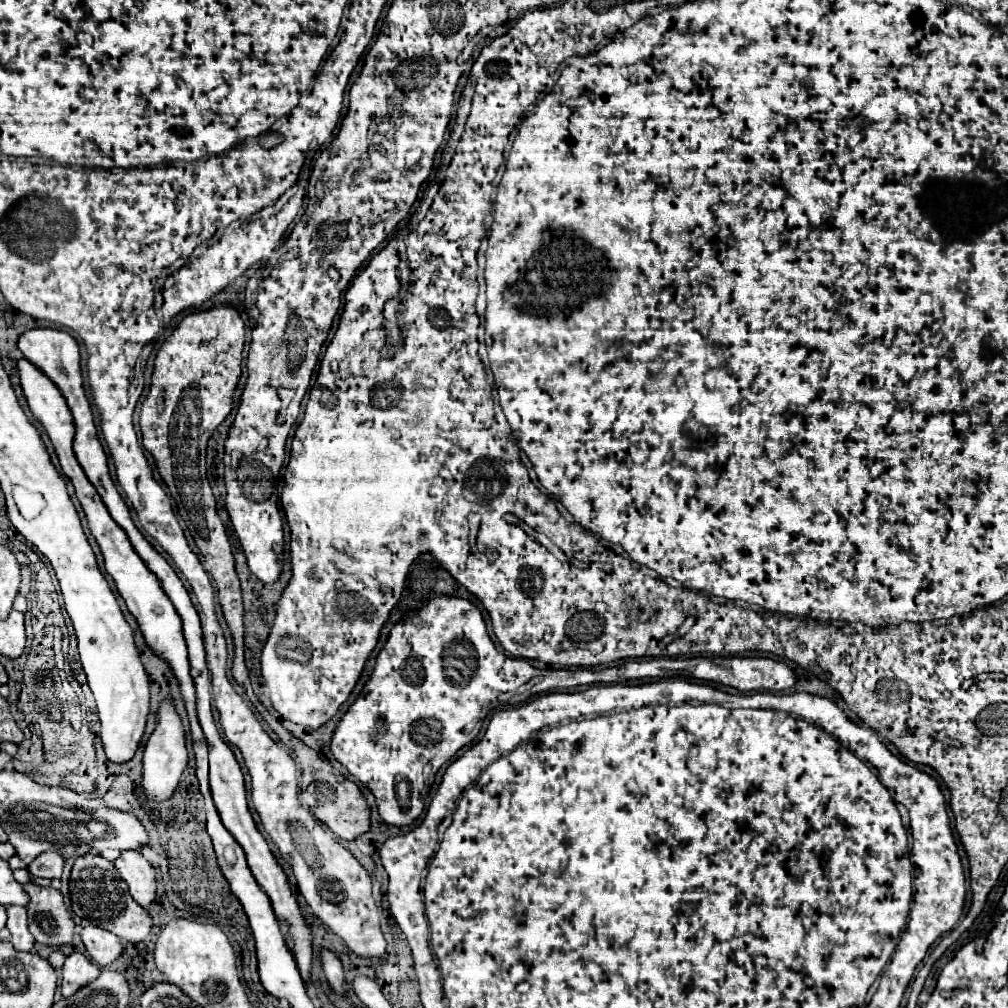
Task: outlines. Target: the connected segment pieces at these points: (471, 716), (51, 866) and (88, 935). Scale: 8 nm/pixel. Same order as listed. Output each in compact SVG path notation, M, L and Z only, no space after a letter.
M439 595L421 611L405 617L393 627L383 651L377 657L371 679L363 687L363 693L339 721L331 739L331 751L335 759L375 795L381 819L393 827L407 827L421 815L425 807L423 799L429 793L441 765L455 757L461 747L471 745L477 739L485 717L485 703L519 703L537 693L601 682L618 683L618 668L549 671L535 669L523 659L505 657L495 649L487 635L481 611L471 601Z
M45 851L45 853L37 855L27 869L35 877L59 879L61 873L63 873L63 857L57 851Z
M83 927L81 929L81 939L85 943L87 953L93 957L93 961L101 967L111 965L121 953L123 953L123 943L119 937L113 933L101 929L101 927Z

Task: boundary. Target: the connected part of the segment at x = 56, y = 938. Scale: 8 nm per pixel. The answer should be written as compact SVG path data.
M25 885L31 901L27 905L29 929L35 941L43 945L69 945L75 933L75 921L63 903L63 895L53 887Z

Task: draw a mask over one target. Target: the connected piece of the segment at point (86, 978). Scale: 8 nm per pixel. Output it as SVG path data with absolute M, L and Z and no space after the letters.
M83 953L69 955L67 961L65 961L65 965L63 965L61 995L63 997L75 995L79 989L83 989L85 985L89 985L99 973L101 973L101 969L95 963L91 963Z

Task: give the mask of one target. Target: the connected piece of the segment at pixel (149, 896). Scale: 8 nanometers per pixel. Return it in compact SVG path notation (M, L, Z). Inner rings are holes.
M123 851L113 861L123 881L129 885L131 895L141 907L149 907L157 899L157 879L151 863L139 851Z

